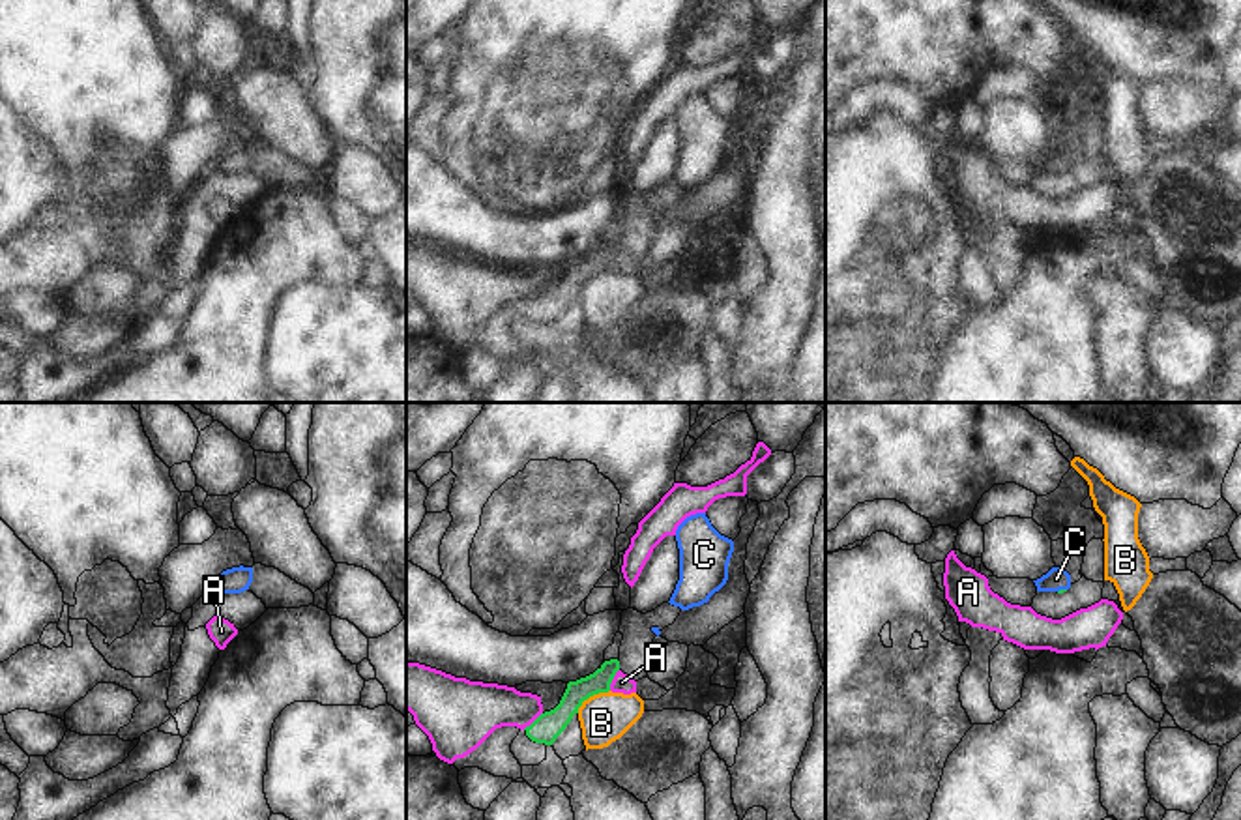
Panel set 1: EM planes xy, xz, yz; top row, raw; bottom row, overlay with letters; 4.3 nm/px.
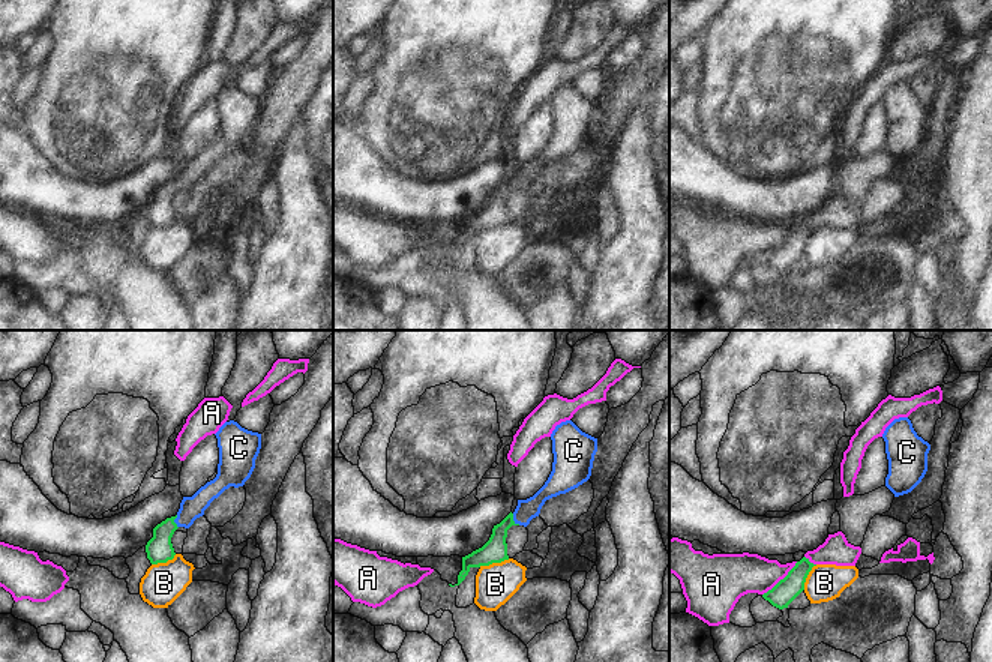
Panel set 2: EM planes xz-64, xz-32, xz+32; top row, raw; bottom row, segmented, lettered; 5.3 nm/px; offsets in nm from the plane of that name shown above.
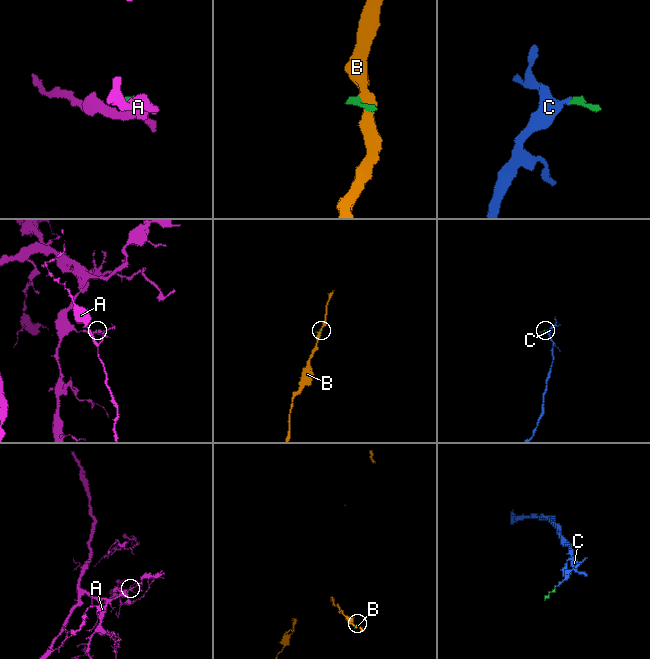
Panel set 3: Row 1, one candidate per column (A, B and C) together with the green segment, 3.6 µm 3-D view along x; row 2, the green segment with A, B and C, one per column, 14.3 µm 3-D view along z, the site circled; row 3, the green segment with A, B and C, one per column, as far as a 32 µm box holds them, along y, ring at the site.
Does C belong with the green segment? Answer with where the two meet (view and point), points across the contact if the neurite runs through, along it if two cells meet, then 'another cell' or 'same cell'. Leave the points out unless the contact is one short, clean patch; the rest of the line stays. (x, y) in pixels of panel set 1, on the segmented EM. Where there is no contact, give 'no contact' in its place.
yz (1062, 590) | across yz (1060, 590), (1062, 590), (1056, 579) | same cell

